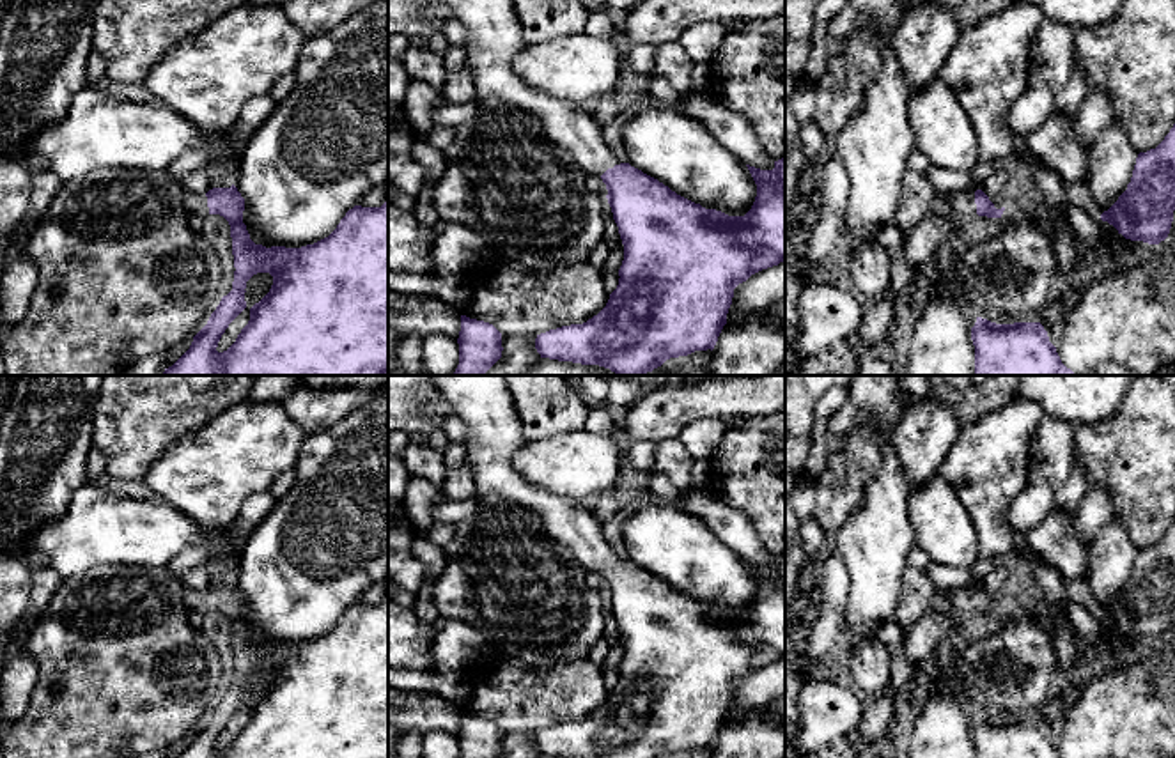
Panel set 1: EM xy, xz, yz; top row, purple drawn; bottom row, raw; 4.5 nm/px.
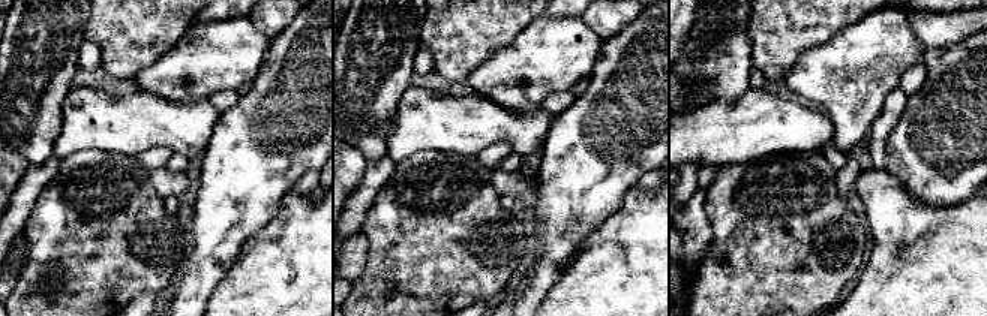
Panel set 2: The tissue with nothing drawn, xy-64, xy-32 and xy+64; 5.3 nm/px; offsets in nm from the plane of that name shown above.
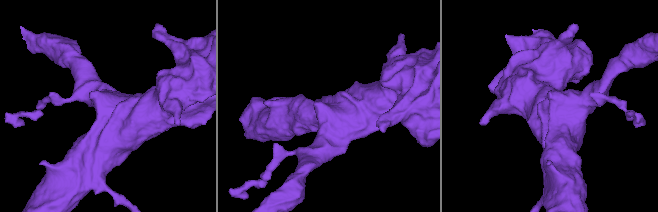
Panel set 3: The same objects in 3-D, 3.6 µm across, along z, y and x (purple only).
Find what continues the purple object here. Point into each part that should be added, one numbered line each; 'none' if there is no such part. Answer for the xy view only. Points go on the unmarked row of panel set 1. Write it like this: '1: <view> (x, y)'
1: xy (195, 599)

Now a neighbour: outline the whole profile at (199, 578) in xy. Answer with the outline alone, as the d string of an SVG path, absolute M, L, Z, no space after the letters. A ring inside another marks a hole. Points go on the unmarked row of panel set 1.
M198 565L183 576L183 583L191 590L207 590L213 586L207 565Z

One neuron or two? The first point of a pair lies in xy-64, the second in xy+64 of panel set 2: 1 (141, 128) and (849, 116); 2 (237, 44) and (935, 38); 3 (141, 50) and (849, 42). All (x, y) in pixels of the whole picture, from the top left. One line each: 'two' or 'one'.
1: two
2: two
3: two

